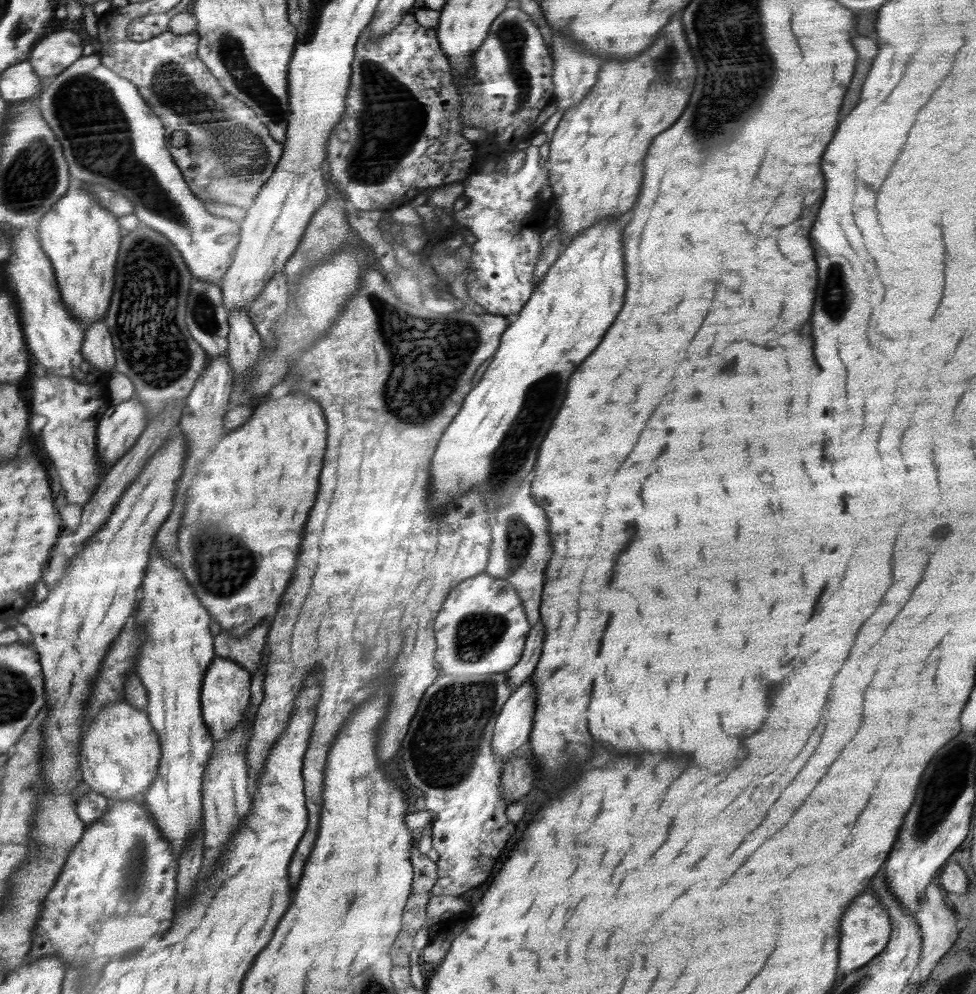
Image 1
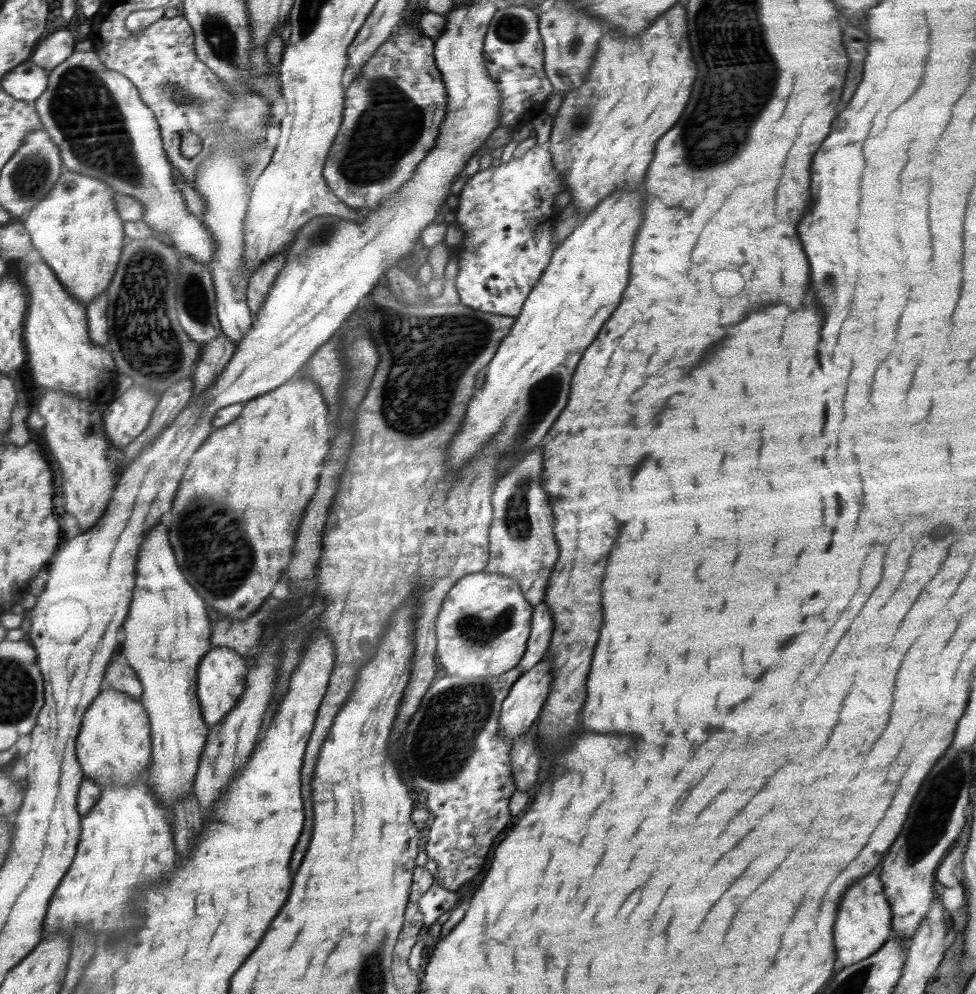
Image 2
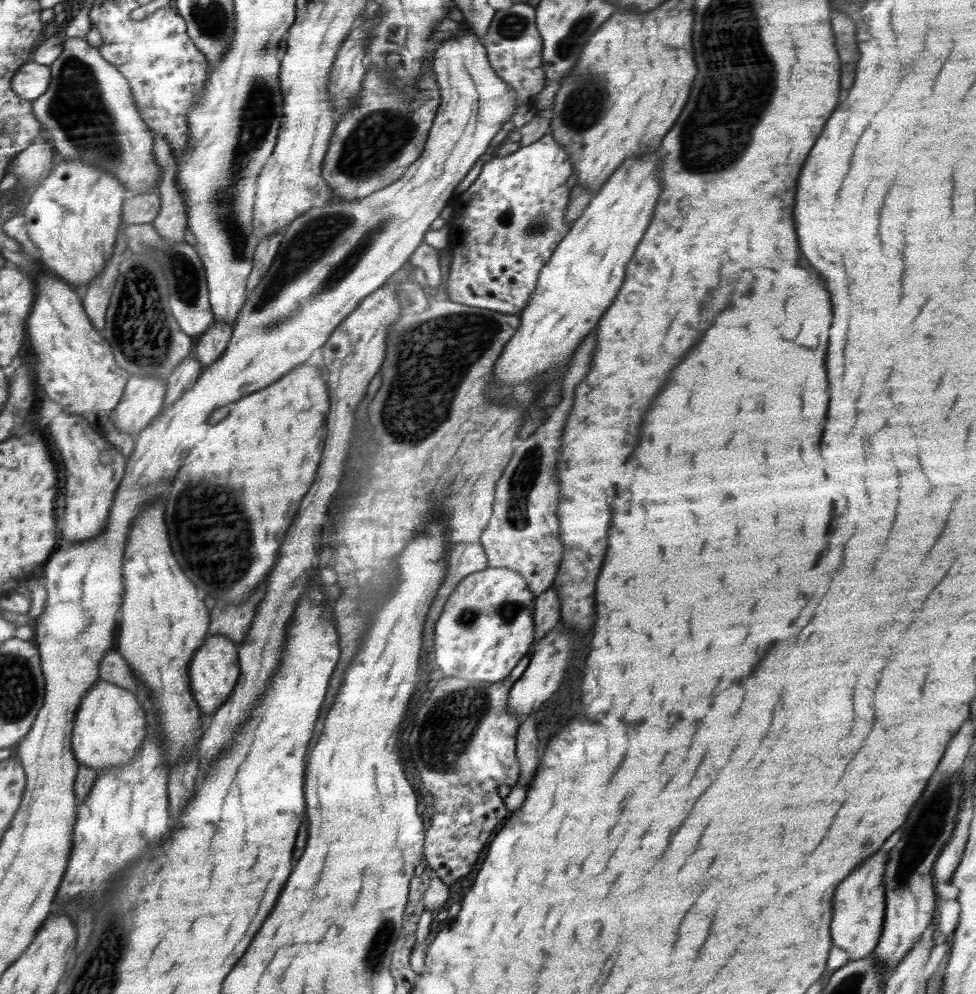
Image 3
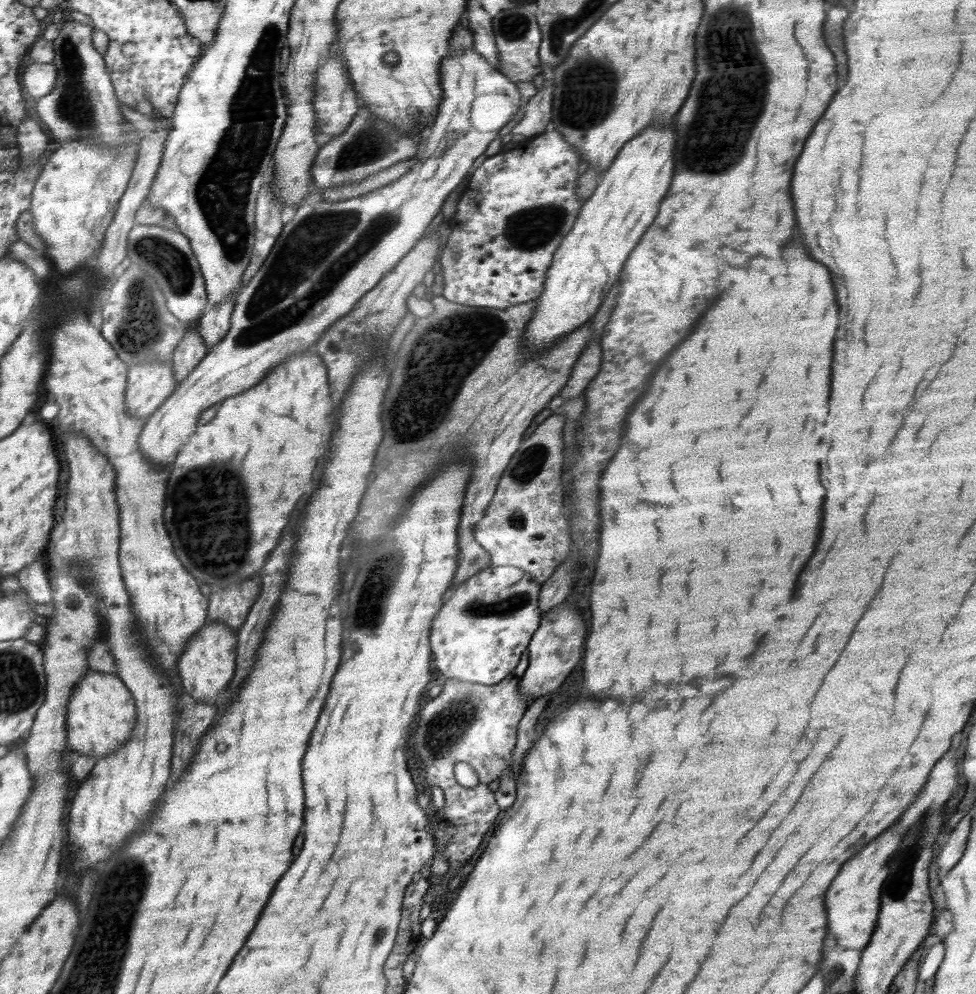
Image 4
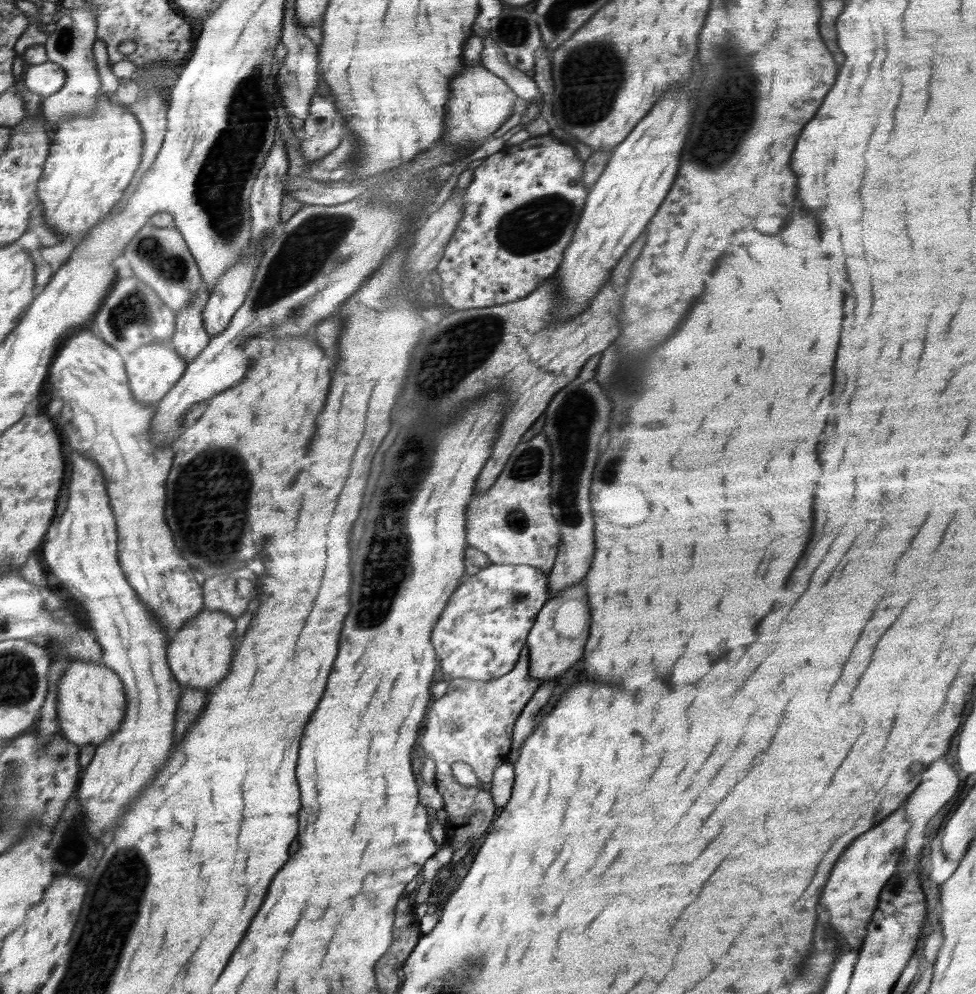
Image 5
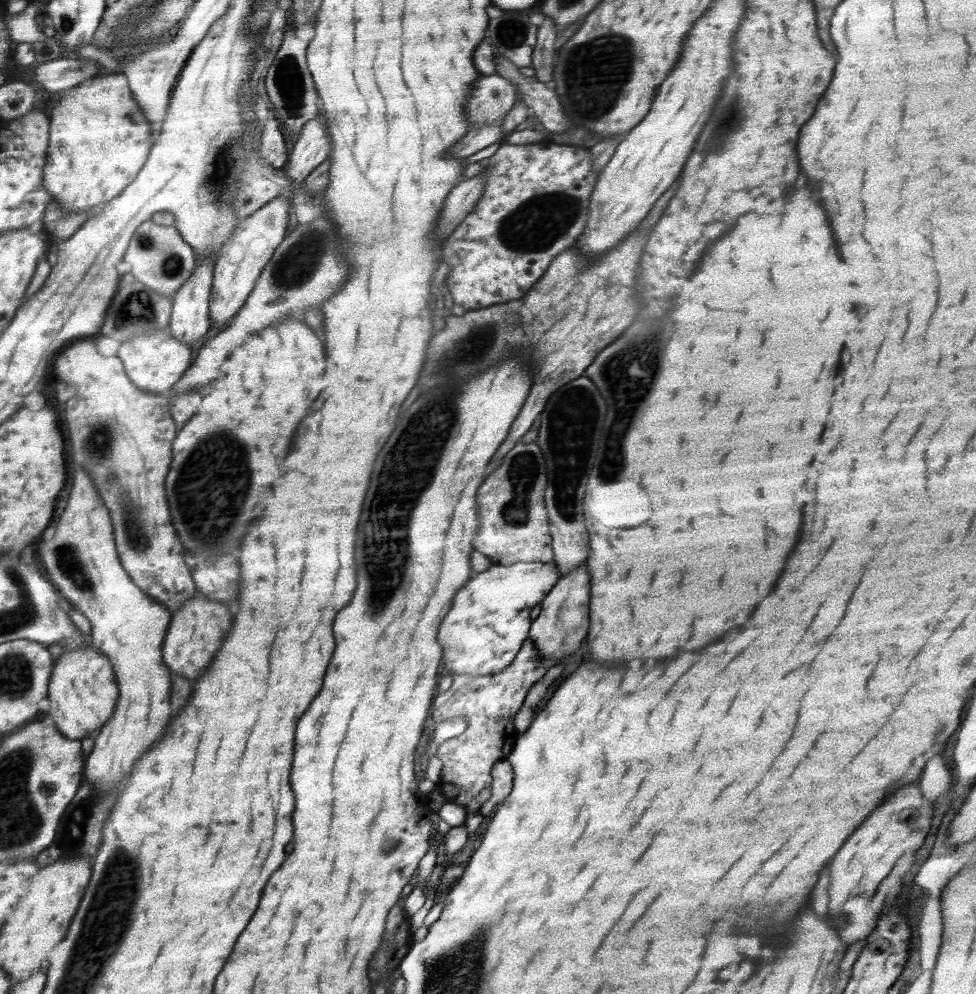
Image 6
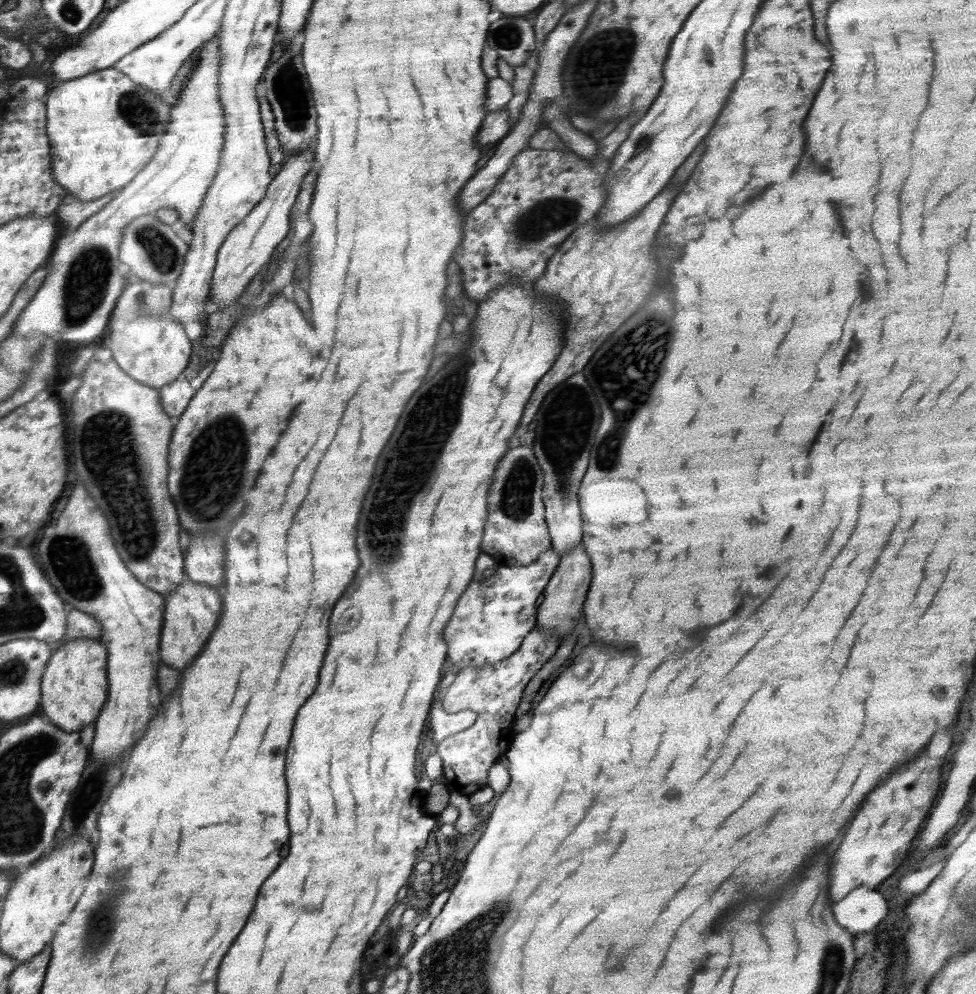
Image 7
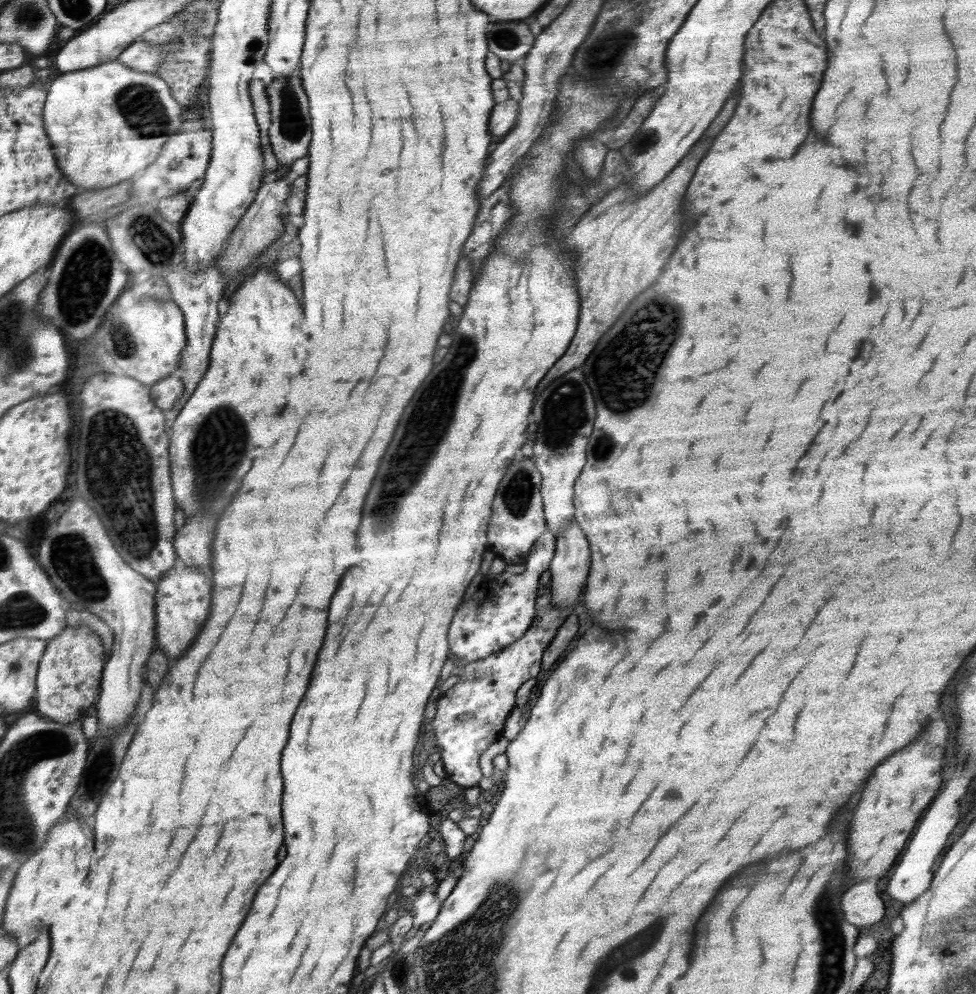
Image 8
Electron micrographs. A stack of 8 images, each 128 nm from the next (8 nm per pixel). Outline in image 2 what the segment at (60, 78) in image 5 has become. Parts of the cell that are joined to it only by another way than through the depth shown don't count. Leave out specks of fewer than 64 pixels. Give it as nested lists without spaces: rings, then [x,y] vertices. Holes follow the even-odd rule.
[[[31,59],[6,74],[2,84],[14,98],[22,101],[36,101],[49,87],[48,81],[49,72]]]

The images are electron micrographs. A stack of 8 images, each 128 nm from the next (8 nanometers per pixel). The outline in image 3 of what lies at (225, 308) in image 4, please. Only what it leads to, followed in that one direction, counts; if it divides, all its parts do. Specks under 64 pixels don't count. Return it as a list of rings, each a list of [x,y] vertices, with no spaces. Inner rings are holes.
[[[215,320],[204,334],[200,334],[200,339],[196,344],[195,356],[200,361],[202,371],[207,366],[214,364],[225,353],[232,333],[232,326]]]

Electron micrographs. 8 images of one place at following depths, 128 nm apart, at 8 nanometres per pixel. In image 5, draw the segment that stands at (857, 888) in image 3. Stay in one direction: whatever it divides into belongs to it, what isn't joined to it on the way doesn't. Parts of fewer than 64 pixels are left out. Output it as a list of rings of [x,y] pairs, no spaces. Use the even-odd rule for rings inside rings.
[[[906,802],[898,808],[898,812],[892,812],[886,820],[882,820],[874,830],[862,834],[854,840],[852,846],[844,850],[840,856],[840,862],[836,862],[830,880],[822,892],[822,902],[830,914],[830,924],[834,930],[838,930],[840,938],[851,940],[849,936],[860,937],[865,935],[867,923],[871,921],[874,911],[880,900],[882,887],[895,873],[896,864],[902,858],[906,832],[910,830],[910,822],[904,814]]]

